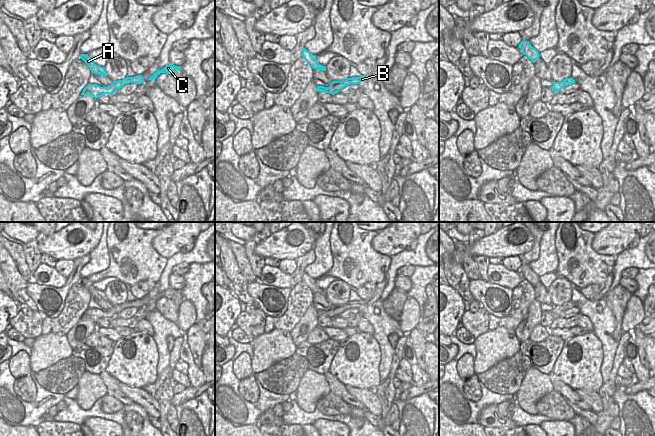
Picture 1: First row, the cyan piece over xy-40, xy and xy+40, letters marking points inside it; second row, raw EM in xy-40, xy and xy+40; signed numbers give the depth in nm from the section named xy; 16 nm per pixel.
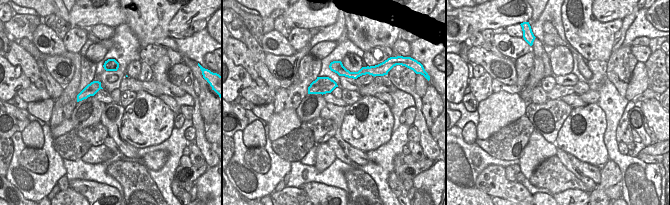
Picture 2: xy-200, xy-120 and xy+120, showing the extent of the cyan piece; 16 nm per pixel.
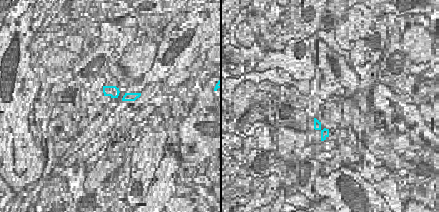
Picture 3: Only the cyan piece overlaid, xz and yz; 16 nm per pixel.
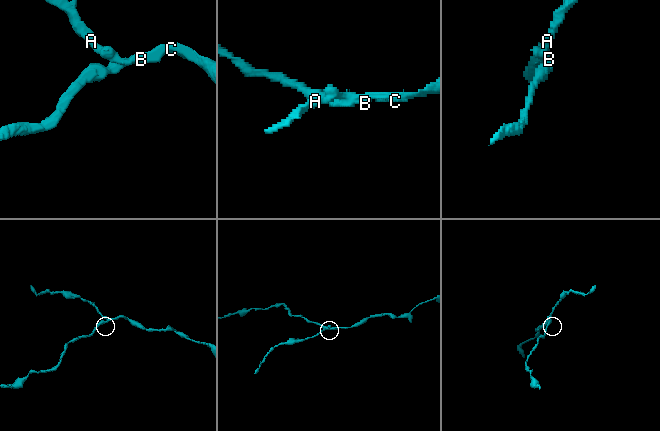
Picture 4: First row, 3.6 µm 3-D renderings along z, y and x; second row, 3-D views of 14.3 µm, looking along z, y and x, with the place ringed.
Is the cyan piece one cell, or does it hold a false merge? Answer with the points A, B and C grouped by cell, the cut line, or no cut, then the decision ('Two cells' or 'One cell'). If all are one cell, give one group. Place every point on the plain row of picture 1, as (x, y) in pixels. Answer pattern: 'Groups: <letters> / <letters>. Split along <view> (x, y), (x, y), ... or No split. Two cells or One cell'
Groups: A B C. No split. One cell.

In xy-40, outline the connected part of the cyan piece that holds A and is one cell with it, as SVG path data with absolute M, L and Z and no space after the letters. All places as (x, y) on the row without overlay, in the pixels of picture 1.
M81 278L80 282L88 289L91 296L94 298L107 300L104 291L100 291L93 286L93 283L88 280L88 278Z

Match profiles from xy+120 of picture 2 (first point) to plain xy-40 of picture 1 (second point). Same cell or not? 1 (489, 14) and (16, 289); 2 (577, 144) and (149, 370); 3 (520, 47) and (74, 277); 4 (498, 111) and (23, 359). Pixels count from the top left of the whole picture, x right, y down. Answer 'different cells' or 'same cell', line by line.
1: different cells
2: same cell
3: different cells
4: different cells

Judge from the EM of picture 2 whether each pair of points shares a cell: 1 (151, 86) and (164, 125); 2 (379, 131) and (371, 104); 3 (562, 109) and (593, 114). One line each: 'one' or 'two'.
1: two
2: one
3: two

